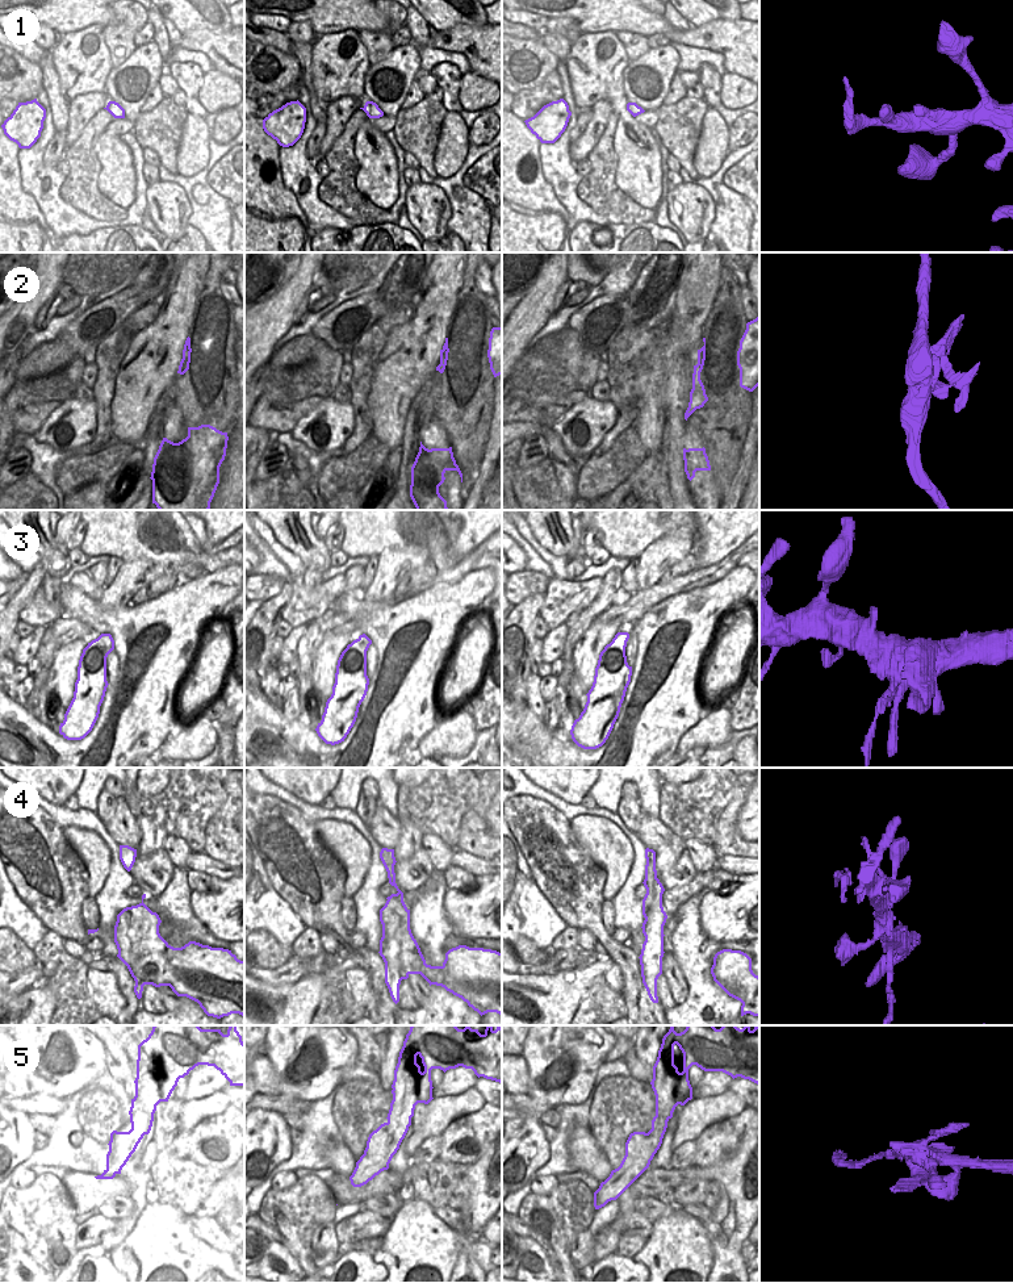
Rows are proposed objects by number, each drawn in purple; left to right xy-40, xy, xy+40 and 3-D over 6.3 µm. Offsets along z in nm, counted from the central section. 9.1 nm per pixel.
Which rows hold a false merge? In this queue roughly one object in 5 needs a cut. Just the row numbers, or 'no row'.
5

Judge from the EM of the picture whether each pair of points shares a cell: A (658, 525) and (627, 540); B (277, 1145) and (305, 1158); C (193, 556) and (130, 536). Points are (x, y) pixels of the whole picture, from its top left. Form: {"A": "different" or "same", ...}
{"A": "same", "B": "different", "C": "same"}

